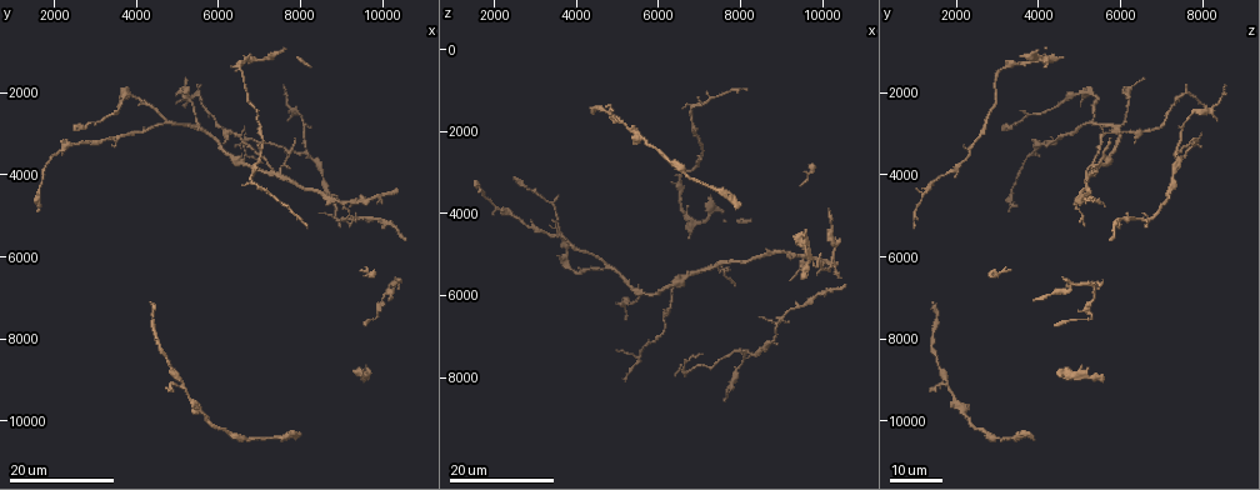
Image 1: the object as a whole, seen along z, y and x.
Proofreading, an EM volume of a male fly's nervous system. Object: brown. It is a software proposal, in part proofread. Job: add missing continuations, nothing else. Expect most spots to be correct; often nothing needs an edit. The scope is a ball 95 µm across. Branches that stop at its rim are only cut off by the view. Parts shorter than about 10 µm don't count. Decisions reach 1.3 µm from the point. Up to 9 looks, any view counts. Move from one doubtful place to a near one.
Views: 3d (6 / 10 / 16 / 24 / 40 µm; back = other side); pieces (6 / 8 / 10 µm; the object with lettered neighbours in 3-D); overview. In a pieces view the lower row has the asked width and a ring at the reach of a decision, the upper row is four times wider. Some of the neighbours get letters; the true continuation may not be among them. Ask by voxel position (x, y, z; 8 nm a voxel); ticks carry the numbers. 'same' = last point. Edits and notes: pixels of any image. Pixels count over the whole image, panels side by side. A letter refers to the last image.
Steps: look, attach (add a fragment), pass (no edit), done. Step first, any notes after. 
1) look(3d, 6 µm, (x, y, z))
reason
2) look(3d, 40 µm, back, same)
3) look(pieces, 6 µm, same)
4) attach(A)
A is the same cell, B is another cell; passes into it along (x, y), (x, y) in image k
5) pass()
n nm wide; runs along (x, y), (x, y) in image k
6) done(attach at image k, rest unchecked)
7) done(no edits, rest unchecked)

look(3d, 16 µm, (5200, 2300, 8100))
long arm stops here

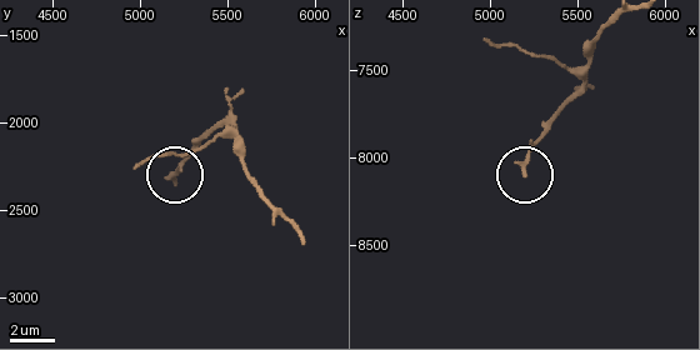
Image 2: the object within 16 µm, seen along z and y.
look(pieces, 8 µm, (5200, 2360, 8100))

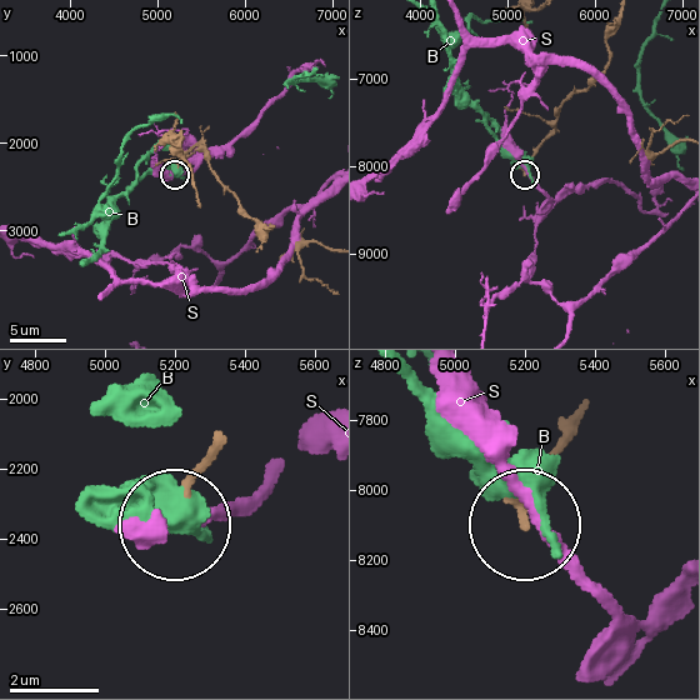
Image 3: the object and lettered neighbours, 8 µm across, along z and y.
pass()
B and S are other cells; no lettered fragment goes on from it

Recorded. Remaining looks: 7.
look(3d, 16 µm, (5200, 1650, 6550))
free end

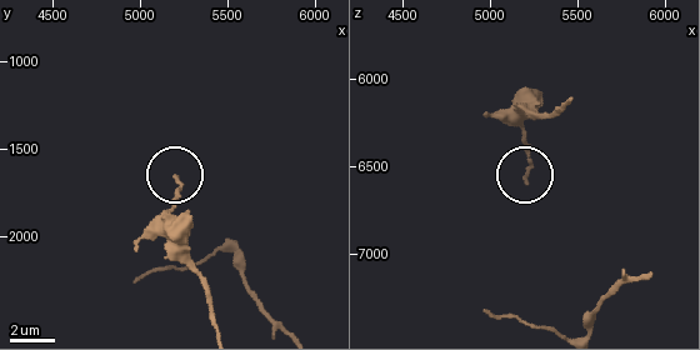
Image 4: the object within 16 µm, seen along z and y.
look(pieces, 10 µm, (5200, 1660, 6580))

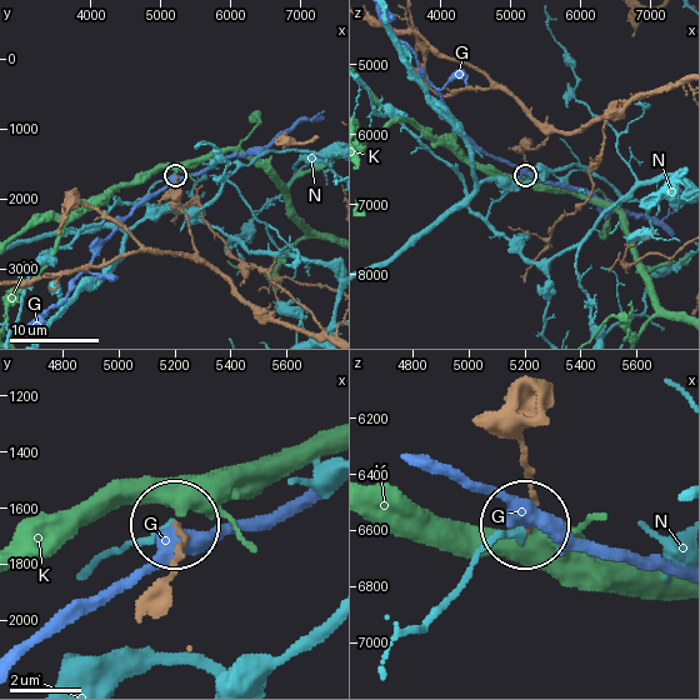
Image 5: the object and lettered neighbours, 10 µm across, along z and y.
pass()
140 nm wide; G, K and N are other cells; runs along (174, 580), (176, 530) in image 5; none of them fits

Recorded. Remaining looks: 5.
look(3d, 24 µm, (2500, 2900, 3100))
end of a long branch

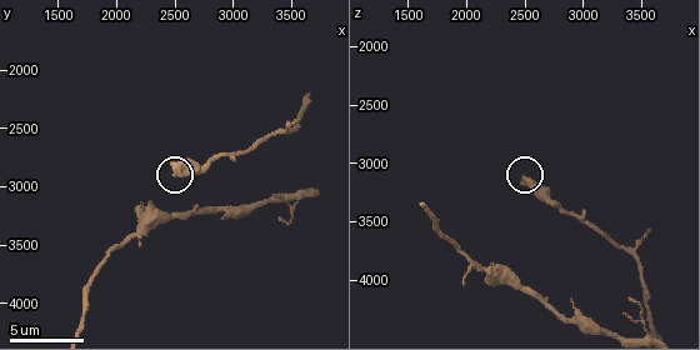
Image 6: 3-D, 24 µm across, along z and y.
look(pieces, 10 µm, (2500, 2900, 3120))

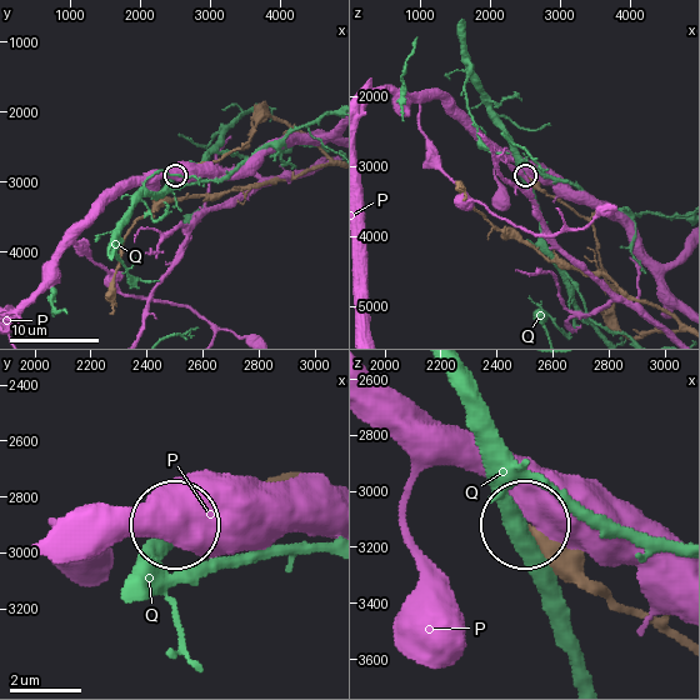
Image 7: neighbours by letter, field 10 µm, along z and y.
pass()
P and Q are other cells; runs along (679, 644), (608, 603), (530, 525) in image 7; none of them fits

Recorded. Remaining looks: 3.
look(3d, 16 µm, (1600, 4900, 3300))
long arm stops here

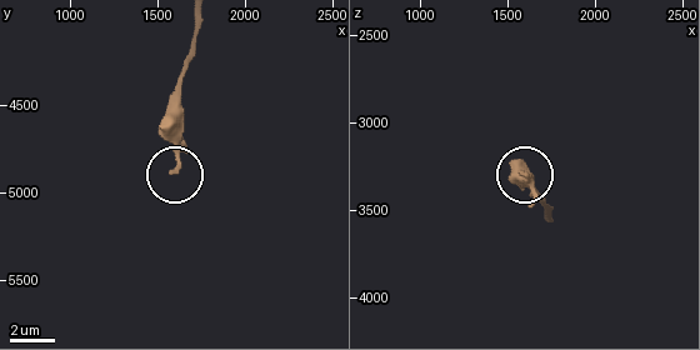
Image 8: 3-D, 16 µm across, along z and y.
look(pieces, 6 µm, (1600, 4880, 3300))
see the neighbours

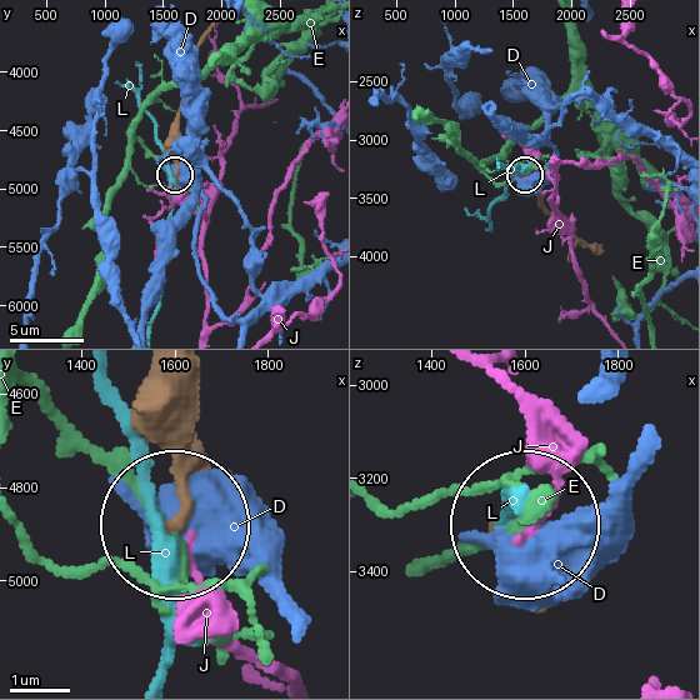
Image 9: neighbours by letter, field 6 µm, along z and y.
pass()
D, E, J and L are other cells; no lettered fragment goes on from it

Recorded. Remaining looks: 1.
done(no edits, rest unchecked)

